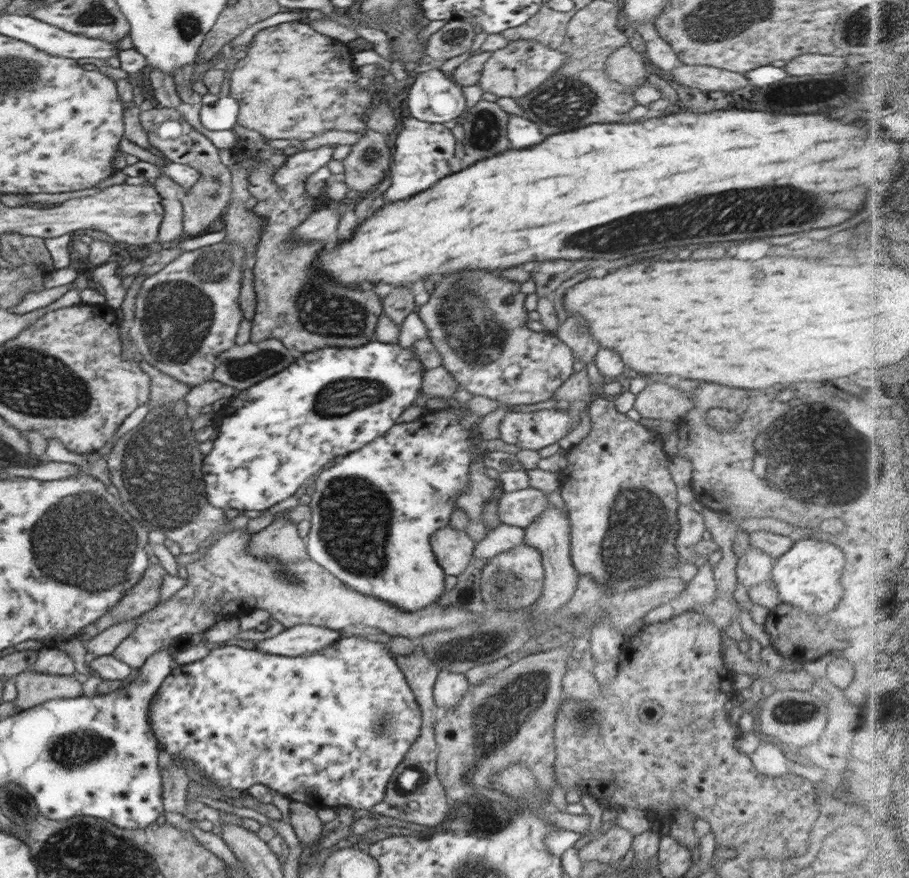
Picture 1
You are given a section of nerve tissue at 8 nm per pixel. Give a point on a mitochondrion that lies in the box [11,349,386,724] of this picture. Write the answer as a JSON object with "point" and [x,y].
{"point":[85,539]}

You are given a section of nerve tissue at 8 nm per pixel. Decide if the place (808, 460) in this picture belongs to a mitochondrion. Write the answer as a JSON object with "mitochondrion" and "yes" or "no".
{"mitochondrion":"yes"}

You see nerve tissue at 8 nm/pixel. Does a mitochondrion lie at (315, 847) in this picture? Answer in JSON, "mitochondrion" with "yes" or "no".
{"mitochondrion":"no"}

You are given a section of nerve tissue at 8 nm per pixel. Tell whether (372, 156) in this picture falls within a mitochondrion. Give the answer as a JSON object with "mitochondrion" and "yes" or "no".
{"mitochondrion":"yes"}

